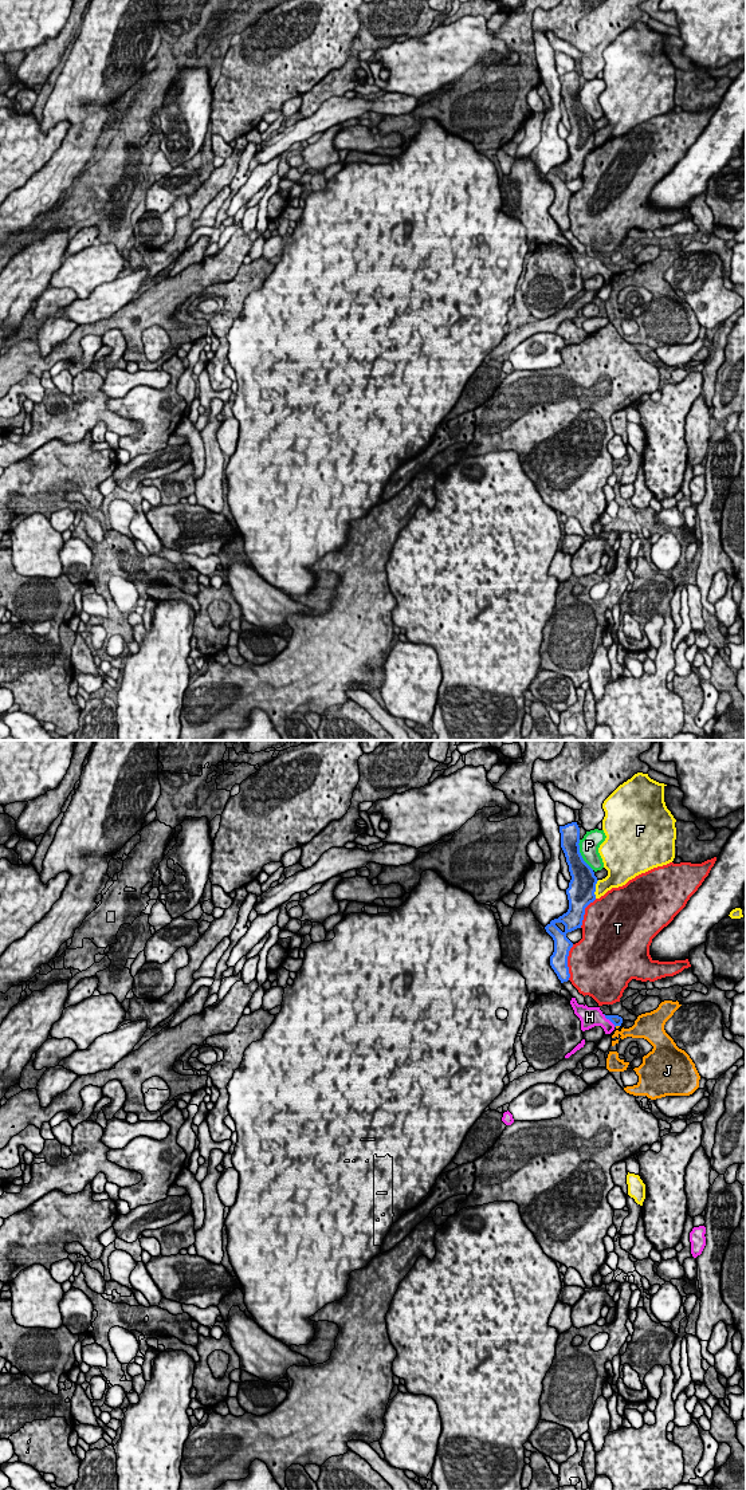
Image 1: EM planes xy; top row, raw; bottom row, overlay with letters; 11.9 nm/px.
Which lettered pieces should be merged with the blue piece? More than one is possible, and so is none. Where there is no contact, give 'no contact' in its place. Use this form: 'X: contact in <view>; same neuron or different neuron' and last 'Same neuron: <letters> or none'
F: contact in xy; different neuron
H: contact in xy; different neuron
J: contact in xy; different neuron
P: contact in xy; different neuron
T: contact in xy; different neuron
Same neuron: none

